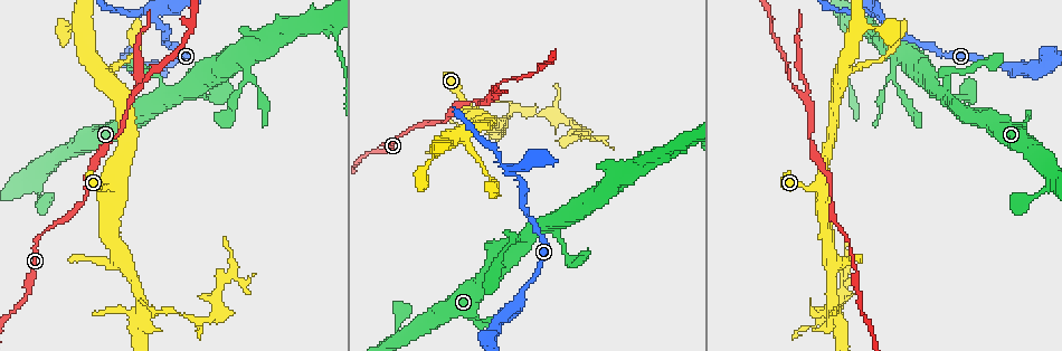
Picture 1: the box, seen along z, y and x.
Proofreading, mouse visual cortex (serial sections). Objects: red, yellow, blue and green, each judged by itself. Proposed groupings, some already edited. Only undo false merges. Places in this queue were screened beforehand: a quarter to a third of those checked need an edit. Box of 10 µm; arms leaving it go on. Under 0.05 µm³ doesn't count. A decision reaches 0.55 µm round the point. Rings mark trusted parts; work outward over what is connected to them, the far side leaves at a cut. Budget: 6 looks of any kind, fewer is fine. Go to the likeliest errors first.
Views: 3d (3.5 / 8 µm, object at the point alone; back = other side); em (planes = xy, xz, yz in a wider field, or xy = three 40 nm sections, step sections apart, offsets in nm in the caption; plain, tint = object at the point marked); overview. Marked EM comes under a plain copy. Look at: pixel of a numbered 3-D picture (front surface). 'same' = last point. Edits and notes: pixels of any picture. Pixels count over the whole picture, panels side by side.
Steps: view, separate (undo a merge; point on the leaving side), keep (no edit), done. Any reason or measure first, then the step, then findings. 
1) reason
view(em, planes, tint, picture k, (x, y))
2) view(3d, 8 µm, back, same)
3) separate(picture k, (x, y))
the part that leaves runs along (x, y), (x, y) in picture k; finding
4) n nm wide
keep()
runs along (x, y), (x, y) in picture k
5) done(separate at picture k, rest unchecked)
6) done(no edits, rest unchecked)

narrows sharply
view(3d, 3.5 µm, picture 1, (536, 112))

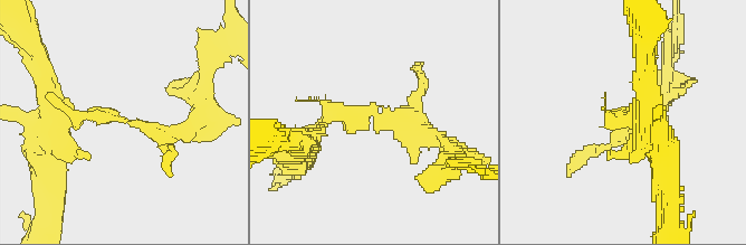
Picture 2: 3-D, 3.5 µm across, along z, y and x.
view(em, xy, step 2, tint, picture 2, (375, 121))

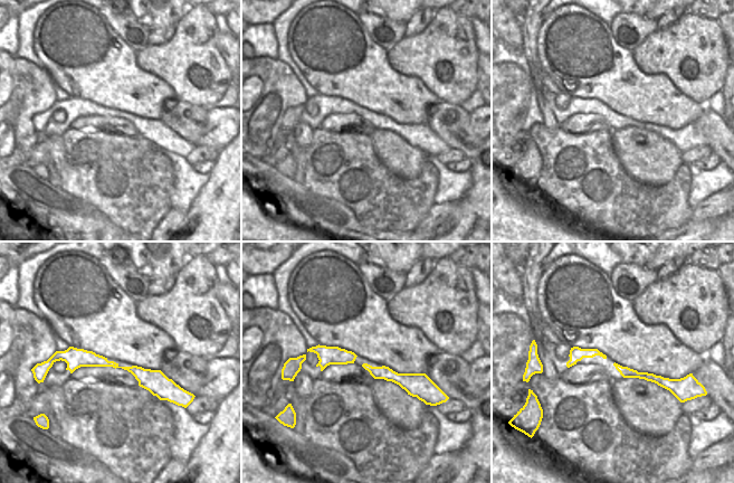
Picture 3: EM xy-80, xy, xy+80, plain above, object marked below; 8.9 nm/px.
separate(picture 2, (412, 101))
the part that leaves runs along (375, 121), (399, 114), (455, 152) in picture 2; two cells meet here

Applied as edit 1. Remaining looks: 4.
redraw
view(overview)

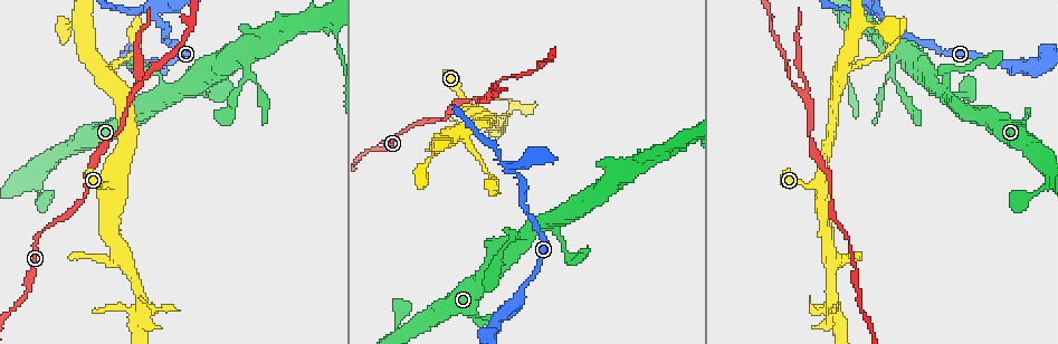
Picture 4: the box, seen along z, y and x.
arms part here
view(3d, 3.5 µm, picture 4, (802, 95))

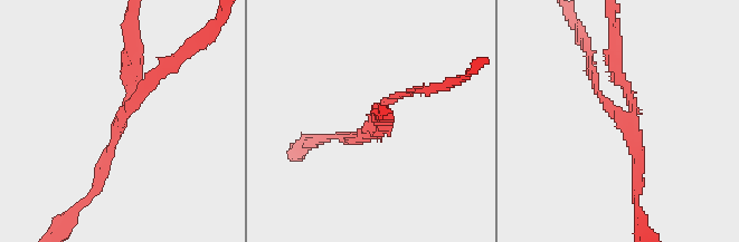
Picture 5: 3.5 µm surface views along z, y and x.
3 arms; arms of 150, 150, 200 nm
view(em, xy, step 1, tint, picture 5, (623, 120))

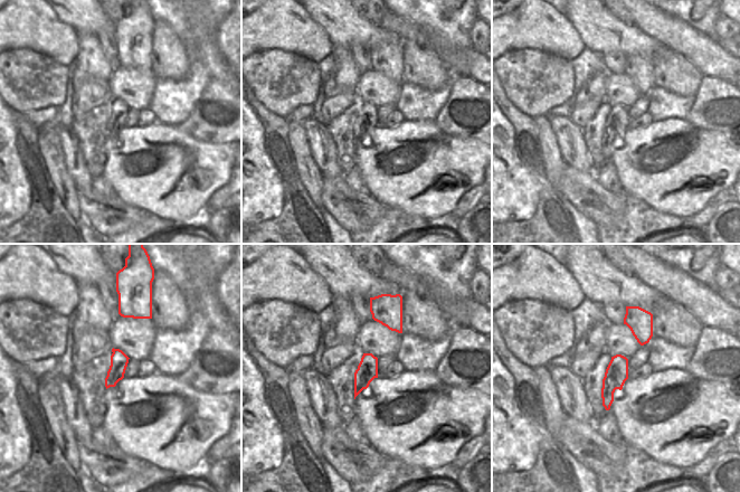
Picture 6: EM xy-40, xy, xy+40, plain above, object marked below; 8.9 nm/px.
separate(picture 5, (124, 74))
the part that leaves runs along (633, 105), (615, 64), (613, 26) in picture 5; two cells meet here

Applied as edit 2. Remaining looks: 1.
done(separate at picture 2, separate at picture 5, rest unchecked)

